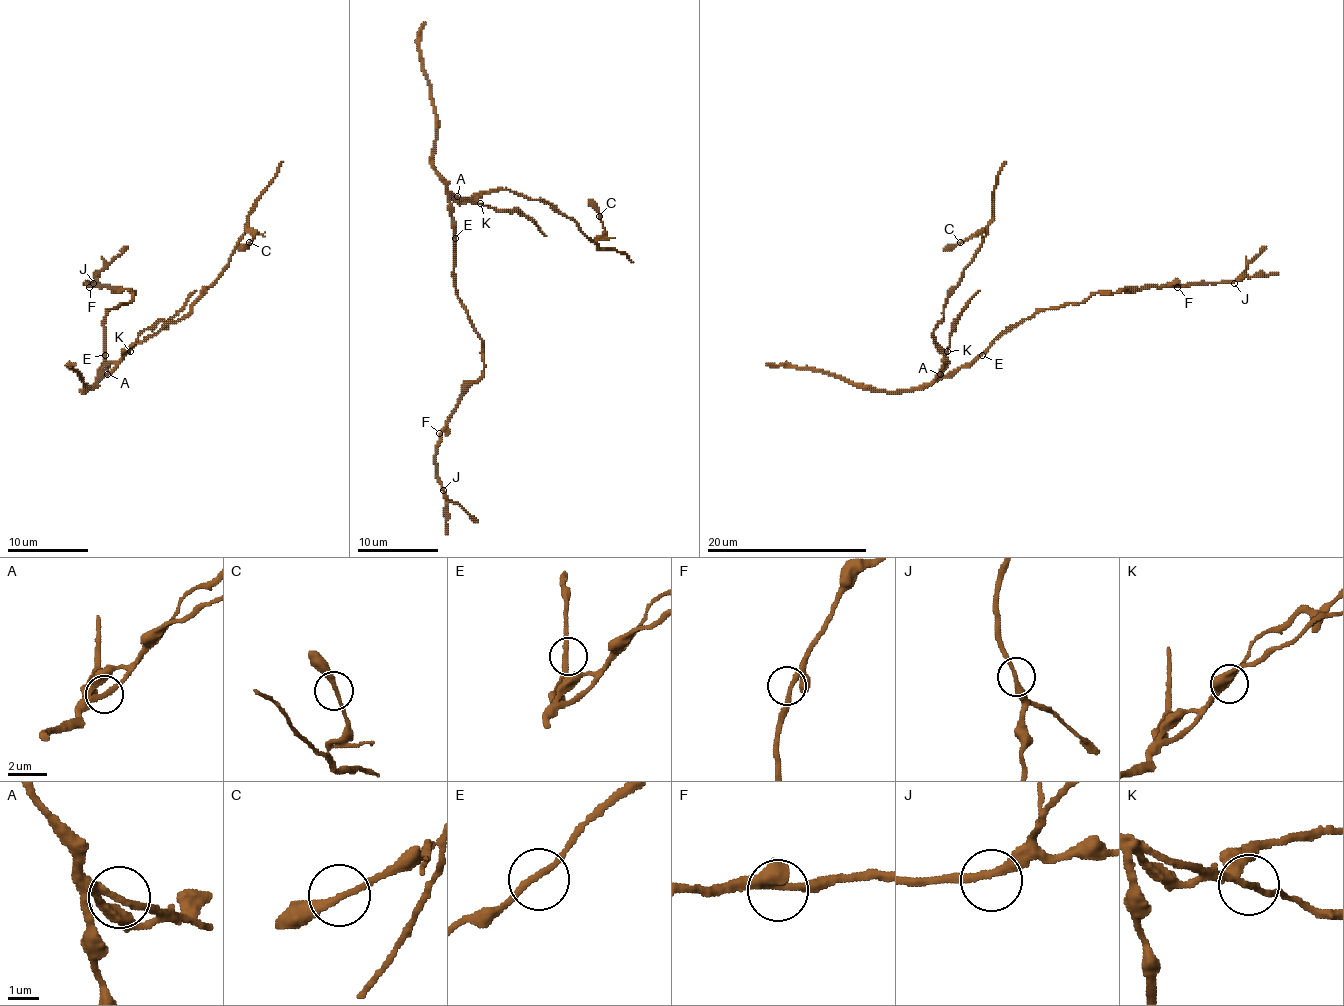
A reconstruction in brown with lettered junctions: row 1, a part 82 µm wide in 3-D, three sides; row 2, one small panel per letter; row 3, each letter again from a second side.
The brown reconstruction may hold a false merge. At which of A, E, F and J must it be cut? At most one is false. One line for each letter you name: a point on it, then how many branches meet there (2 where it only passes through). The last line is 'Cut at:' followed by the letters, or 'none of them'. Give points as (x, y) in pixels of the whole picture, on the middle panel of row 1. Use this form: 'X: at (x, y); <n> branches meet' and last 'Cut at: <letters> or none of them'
A: at (457, 196); 3 branches meet
Cut at: A

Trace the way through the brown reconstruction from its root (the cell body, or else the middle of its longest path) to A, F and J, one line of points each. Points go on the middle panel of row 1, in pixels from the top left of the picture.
A: (453, 236), (449, 199), (457, 195)
F: (453, 236), (453, 286), (474, 330), (482, 340), (484, 373), (462, 397), (447, 425), (439, 433)
J: (453, 236), (453, 286), (482, 340), (484, 373), (462, 397), (441, 433), (435, 478), (443, 490)

